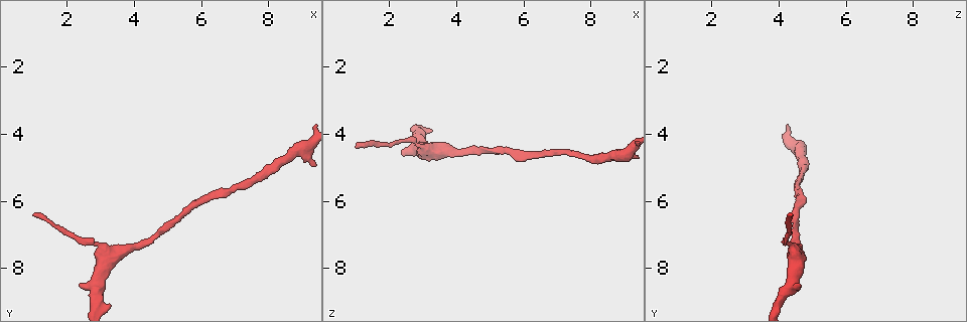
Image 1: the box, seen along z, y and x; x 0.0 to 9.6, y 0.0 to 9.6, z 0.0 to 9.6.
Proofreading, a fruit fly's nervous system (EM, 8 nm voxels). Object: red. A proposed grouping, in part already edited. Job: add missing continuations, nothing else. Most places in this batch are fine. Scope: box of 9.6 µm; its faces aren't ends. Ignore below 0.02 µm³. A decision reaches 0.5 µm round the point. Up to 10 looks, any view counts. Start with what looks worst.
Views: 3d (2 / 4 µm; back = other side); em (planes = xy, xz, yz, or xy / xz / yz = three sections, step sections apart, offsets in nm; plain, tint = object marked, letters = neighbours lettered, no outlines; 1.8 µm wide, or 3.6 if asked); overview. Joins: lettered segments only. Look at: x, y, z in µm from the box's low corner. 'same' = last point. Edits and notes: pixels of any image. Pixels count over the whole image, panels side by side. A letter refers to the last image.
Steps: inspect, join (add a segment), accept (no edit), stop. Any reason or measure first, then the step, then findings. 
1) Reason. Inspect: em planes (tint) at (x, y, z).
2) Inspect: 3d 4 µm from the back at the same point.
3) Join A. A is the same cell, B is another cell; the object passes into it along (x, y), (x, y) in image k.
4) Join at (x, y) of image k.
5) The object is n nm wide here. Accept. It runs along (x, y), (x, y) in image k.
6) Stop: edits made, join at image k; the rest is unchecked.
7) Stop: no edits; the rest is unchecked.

Inspect: 3d 4 µm at (9.10, 4.45, 4.50).

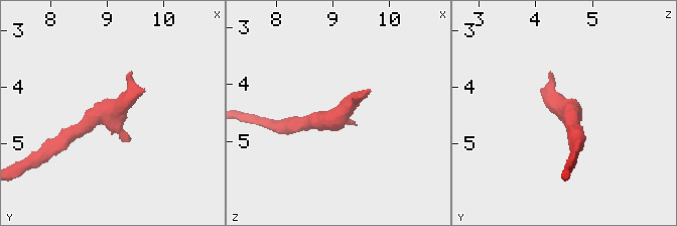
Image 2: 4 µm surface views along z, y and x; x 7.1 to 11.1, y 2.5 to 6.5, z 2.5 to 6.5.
Now the EM. Inspect: em xy step 8 (tint) at (9.15, 4.35, 4.55).

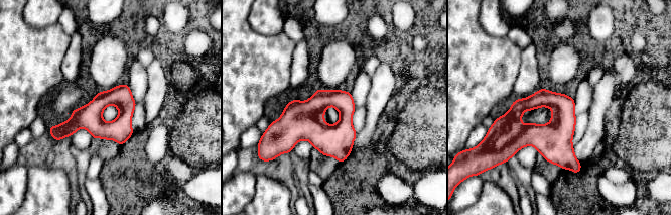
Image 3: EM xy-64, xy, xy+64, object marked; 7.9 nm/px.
Cut it another way. Inspect: em yz step 8 (letters) at the same point.

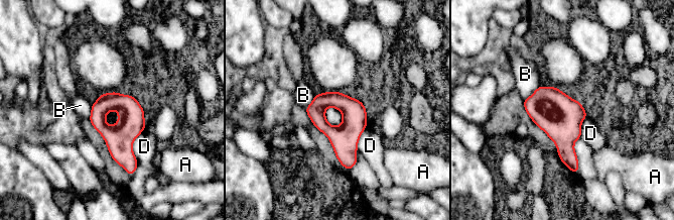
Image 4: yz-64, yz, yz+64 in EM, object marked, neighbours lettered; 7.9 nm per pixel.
Accept. A, B and D are other cells; a border runs along (145, 129), (132, 144), (137, 164) in image 4; none of them fits.

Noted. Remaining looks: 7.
Thick end. Inspect: em planes (letters) at (2.35, 8.45, 4.55).

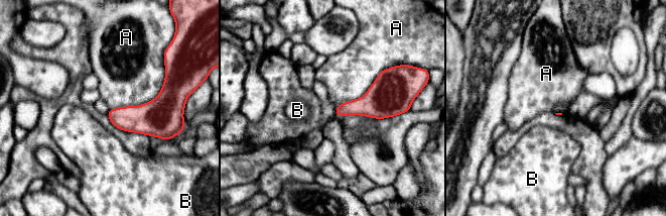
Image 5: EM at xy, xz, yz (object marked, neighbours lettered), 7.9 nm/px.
The longest contact is with A, 550 nm. Accept. A and B are other cells; a border runs along (165, 70), (152, 99), (110, 109) in image 5; no lettered segment goes on from it.

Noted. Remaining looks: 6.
Tapers out. Inspect: em xz step 8 (plain) at (1.00, 6.40, 4.35).

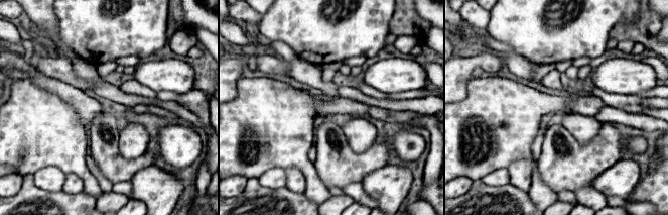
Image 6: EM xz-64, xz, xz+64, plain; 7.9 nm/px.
See the neighbours. Inspect: em xz step 8 (letters) at the same point.

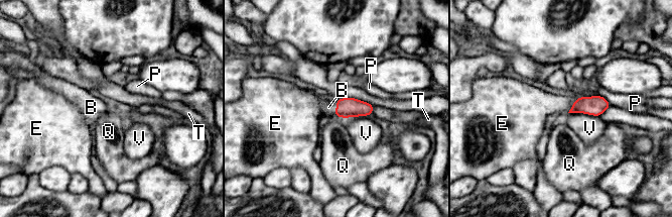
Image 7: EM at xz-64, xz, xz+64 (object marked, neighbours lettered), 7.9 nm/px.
Join B. B is the same cell, E, P, Q, T and V are other cells; the object passes into it along (347, 107), (337, 108), (328, 107) in image 7; it goes on there.

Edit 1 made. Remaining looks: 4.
Inspect: overview.

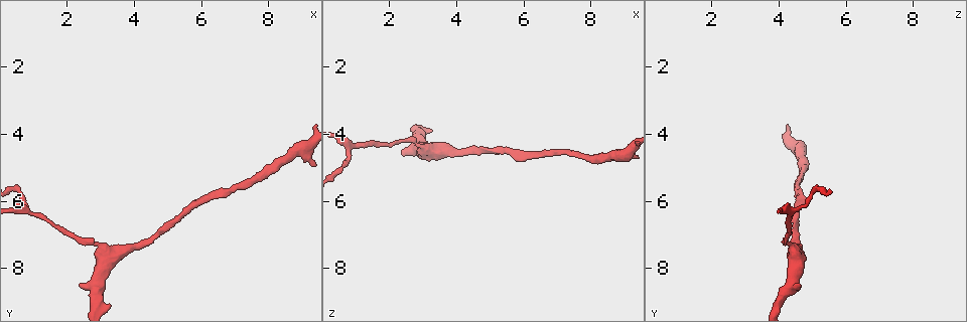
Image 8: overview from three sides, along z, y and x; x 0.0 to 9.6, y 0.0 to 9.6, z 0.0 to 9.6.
Sudden change in width. Inspect: 3d 4 µm at (4.15, 7.25, 4.55).

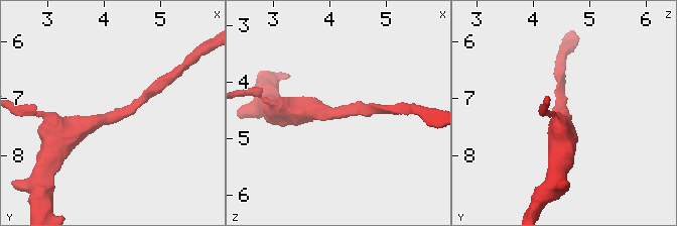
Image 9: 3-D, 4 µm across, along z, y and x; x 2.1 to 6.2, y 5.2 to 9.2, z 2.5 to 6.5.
The arms are 170, 480 nm wide. Inspect: em planes (letters) at (4.15, 7.30, 4.55).

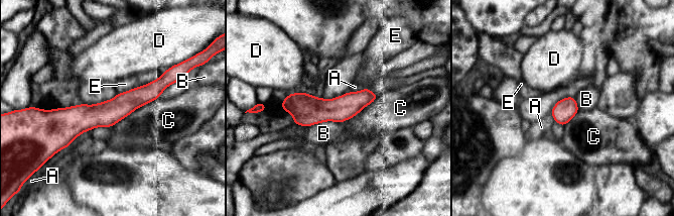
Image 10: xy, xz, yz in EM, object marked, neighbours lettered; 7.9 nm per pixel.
The longest contact is with C, 460 nm. Accept. A, B, C, D and E are other cells; it runs along (167, 83), (106, 114), (52, 113) in image 10; none of them fits.

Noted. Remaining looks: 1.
Stop: edits made, join at image 7; the rest is unchecked.

